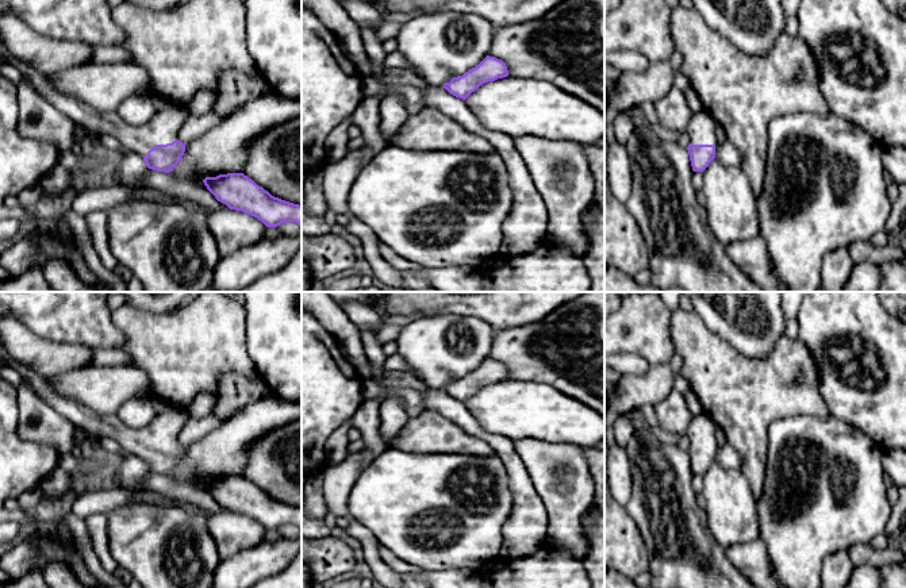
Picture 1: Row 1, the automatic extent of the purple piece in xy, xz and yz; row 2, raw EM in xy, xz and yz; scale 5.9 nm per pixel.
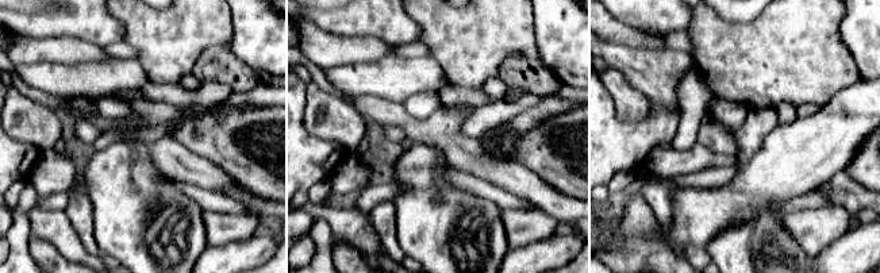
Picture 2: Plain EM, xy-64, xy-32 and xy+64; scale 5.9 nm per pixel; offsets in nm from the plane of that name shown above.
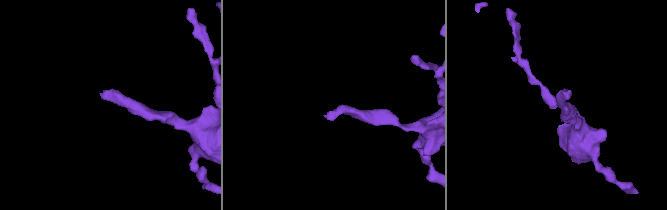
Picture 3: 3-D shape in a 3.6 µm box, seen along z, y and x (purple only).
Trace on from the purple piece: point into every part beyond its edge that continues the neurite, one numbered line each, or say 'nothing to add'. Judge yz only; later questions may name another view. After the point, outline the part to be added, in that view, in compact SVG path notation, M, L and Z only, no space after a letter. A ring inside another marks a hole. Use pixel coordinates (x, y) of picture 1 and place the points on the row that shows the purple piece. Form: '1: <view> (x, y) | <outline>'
1: yz (701, 130) | M706 109L692 112L686 134L691 145L718 145L715 137L717 123Z

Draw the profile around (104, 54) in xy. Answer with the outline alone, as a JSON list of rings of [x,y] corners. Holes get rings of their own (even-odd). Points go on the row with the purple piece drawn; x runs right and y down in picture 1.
[[[92,45],[93,61],[100,64],[126,64],[128,53],[120,46]]]

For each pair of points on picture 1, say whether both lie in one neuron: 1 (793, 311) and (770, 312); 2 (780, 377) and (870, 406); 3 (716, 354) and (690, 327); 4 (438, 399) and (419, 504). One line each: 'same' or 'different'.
1: different
2: different
3: same
4: different

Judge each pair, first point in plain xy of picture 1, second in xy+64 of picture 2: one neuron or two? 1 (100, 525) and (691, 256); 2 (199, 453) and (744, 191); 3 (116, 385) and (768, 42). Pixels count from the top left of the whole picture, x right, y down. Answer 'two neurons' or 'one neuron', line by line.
1: one neuron
2: one neuron
3: two neurons

